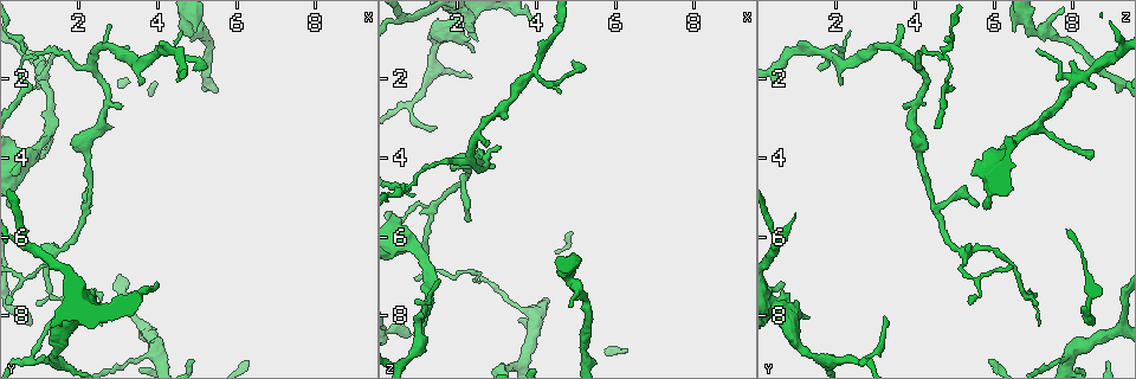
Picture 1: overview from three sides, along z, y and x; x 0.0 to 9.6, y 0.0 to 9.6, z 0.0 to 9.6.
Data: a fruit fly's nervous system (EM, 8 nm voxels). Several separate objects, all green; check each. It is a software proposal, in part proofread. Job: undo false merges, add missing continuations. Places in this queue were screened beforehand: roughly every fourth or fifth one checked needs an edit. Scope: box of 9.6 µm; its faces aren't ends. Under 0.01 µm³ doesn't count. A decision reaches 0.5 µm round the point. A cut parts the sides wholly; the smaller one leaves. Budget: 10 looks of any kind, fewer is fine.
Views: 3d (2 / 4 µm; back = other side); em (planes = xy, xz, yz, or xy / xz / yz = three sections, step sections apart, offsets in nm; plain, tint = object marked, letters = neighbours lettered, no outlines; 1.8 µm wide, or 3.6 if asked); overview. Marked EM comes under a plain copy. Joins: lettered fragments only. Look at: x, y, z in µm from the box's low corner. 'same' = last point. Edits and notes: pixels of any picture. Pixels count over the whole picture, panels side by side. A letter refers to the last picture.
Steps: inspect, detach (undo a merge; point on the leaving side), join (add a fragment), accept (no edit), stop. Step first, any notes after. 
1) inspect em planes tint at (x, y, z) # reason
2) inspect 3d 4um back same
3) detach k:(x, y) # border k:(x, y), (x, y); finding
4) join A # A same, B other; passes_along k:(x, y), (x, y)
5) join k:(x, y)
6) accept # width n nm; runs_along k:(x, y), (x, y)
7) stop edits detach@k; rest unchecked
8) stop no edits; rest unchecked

inspect 3d 4um at (2.40, 8.00, 1.30) # thick end

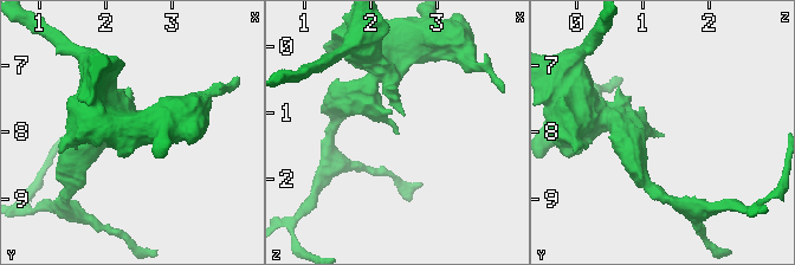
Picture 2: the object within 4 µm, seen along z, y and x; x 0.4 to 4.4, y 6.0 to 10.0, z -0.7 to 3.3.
inspect em planes letters at (2.45, 8.05, 1.30) # shape alone is not enough

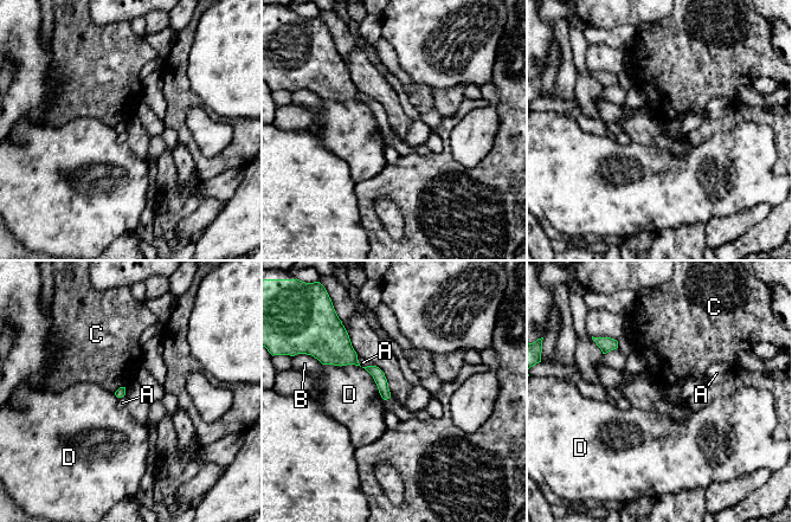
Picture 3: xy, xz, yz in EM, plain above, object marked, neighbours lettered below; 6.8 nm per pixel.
accept # A other, B other, C other, D other; border 3:(356, 355), (361, 366), (373, 366); no lettered fragment goes on from it

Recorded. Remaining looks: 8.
inspect em planes letters at (3.60, 2.20, 2.10) # an open end

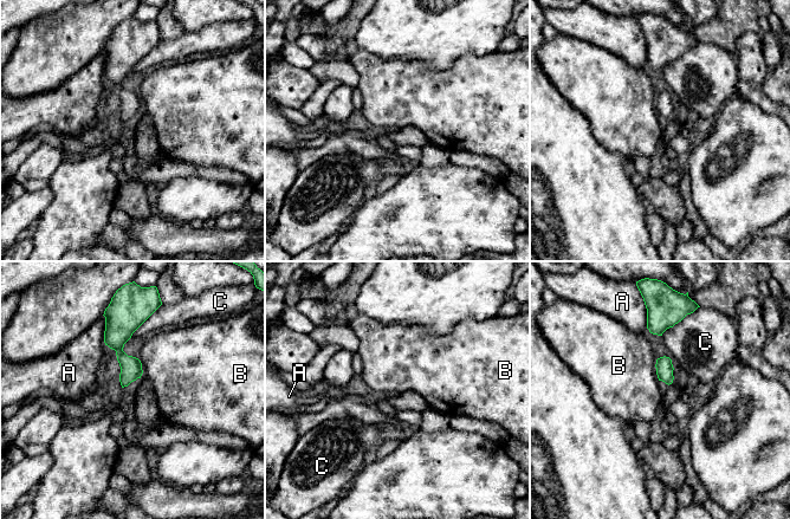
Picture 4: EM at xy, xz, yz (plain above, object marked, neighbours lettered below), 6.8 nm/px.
accept # A other, B other, C other; border 4:(655, 359), (655, 374), (659, 380); no lettered fragment goes on from it

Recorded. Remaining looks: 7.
inspect em xy step 16 tint at (1.40, 6.35, 5.25)

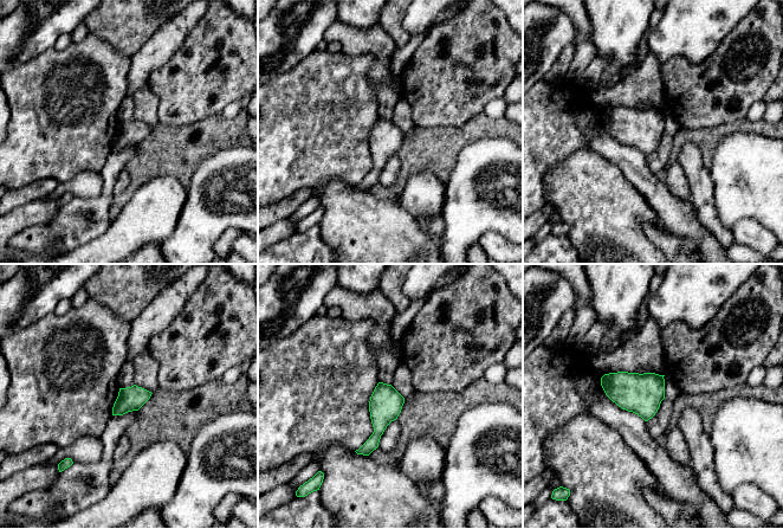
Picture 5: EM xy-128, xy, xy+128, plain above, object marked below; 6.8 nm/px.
inspect em planes letters same

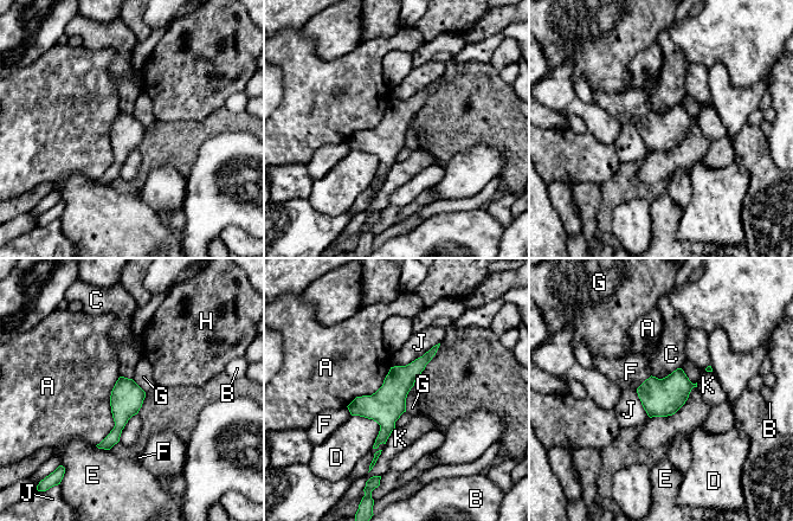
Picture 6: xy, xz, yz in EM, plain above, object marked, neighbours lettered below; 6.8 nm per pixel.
accept # width 220 nm; A other, B other, C other, D other, E other, F other, G other, H other, J other, K other; border 6:(412, 386), (406, 398), (405, 411); all the same cell

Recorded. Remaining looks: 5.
inspect 3d 4um at (2.50, 8.20, 7.10) # free end

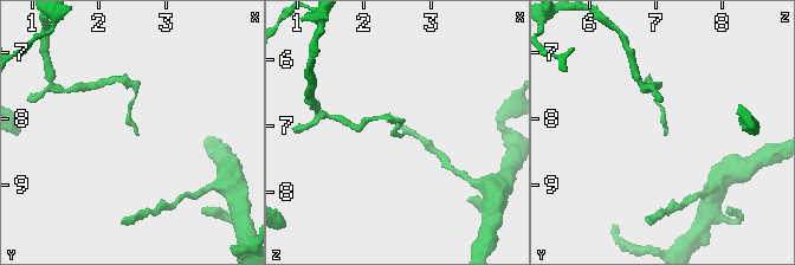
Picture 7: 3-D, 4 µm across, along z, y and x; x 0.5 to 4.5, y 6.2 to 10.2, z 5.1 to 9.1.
inspect em planes tint at (2.60, 8.25, 7.15)

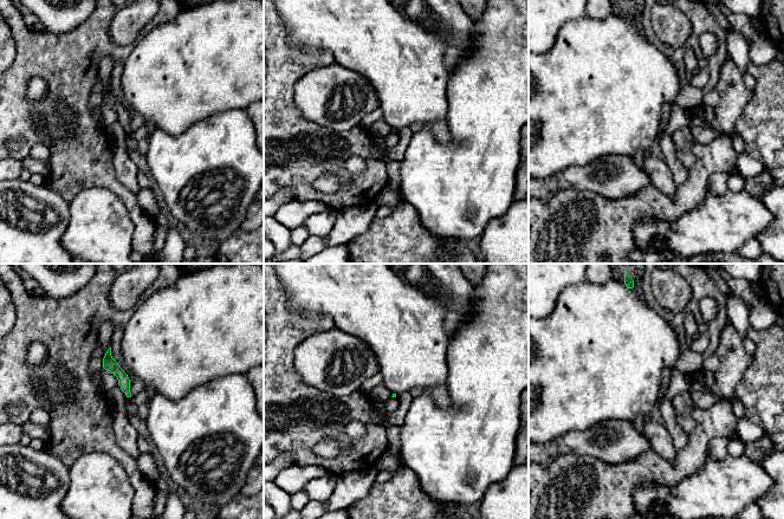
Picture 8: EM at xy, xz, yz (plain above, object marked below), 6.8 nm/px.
inspect em planes letters same

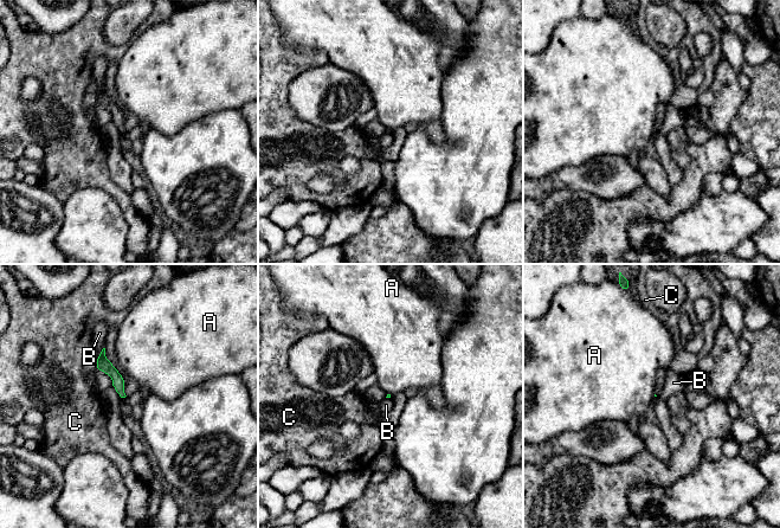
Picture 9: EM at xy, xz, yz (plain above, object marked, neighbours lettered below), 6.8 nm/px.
accept # A other, B other, C other; runs_along 9:(102, 356), (121, 391); none of them fits

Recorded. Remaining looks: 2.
stop no edits; rest unchecked

